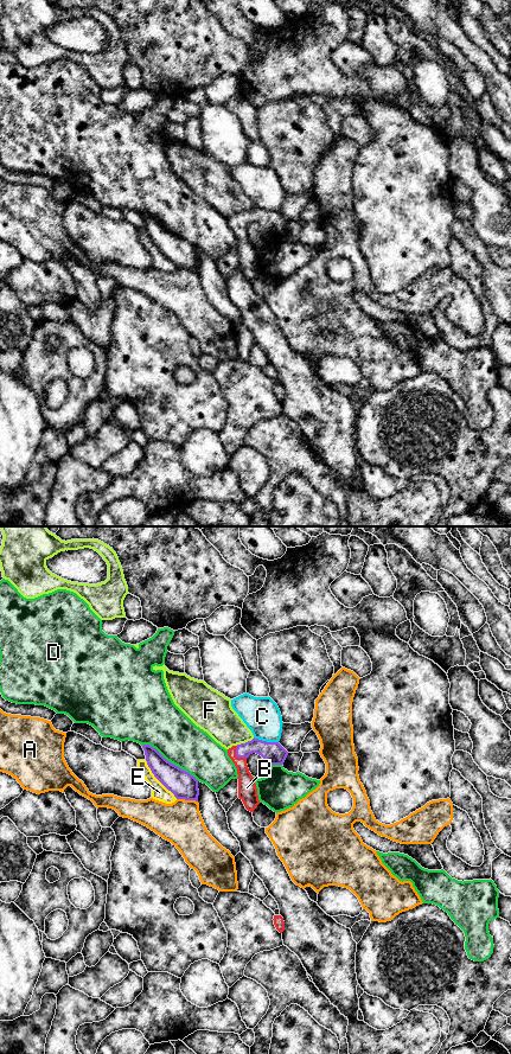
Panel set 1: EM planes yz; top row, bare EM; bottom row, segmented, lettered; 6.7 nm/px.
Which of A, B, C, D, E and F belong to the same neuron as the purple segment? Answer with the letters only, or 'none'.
none

